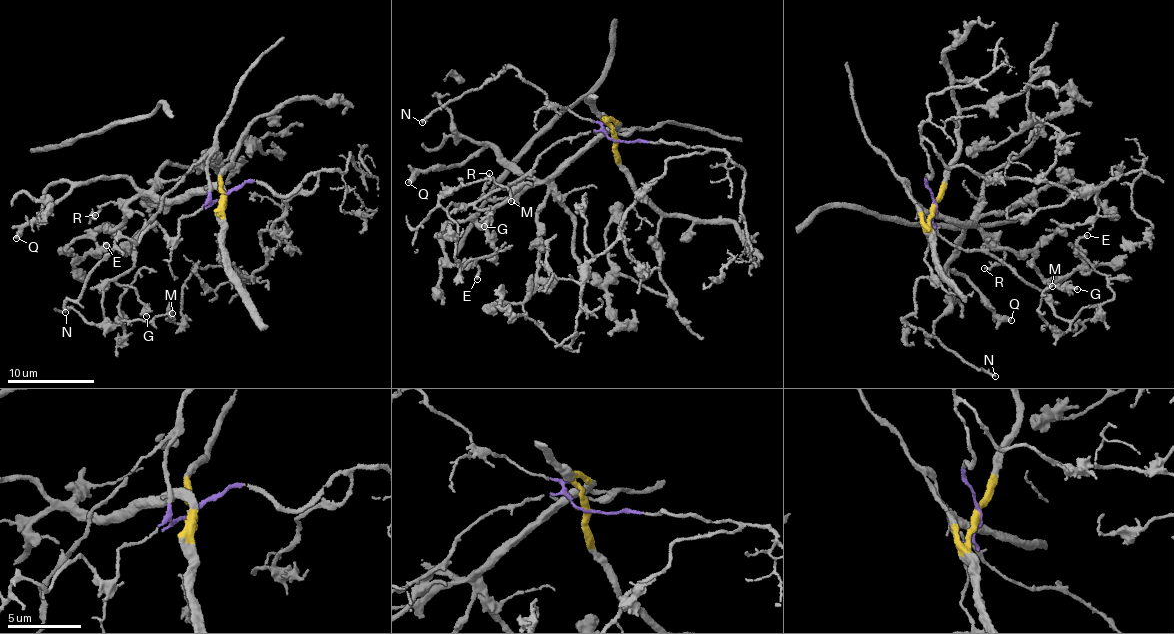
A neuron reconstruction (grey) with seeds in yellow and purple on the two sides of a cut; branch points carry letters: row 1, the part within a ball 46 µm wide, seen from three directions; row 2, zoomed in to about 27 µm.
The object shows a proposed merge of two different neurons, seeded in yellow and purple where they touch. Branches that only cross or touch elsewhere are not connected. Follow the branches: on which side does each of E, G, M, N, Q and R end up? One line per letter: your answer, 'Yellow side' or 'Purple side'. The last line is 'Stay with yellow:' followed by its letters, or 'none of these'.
E: Yellow side
G: Purple side
M: Purple side
N: Purple side
Q: Yellow side
R: Yellow side
Stay with yellow: E, Q, R

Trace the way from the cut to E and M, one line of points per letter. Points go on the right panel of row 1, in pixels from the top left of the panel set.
E: (935, 204), (924, 219), (976, 225), (1000, 248), (1034, 253), (1043, 278), (1078, 269), (1088, 235)
M: (935, 204), (924, 221), (910, 192), (952, 244), (1000, 258), (1043, 294), (1065, 331), (1039, 312), (1052, 286)

